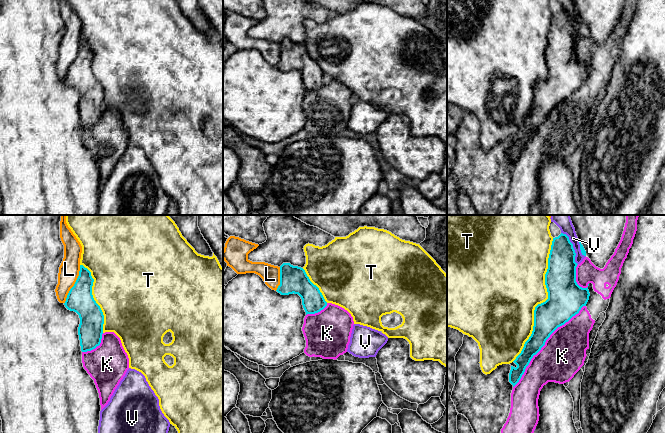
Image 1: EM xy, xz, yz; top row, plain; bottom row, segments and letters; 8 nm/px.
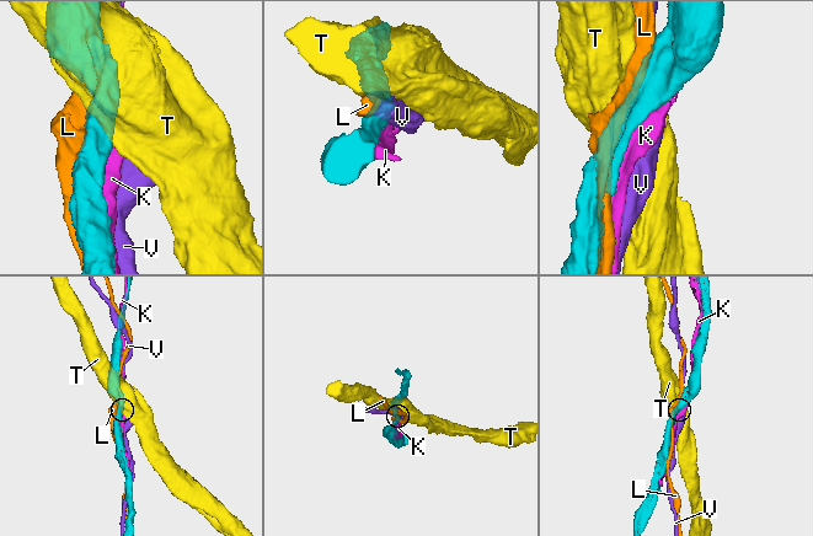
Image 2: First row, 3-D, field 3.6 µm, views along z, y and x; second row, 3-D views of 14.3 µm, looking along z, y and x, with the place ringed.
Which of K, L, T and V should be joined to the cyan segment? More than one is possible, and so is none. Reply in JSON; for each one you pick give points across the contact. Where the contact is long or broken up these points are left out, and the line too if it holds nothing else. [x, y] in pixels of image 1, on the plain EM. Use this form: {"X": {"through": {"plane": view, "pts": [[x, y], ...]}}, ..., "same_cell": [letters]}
{"same_cell": ["K"]}

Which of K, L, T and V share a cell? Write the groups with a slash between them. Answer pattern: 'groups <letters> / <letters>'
groups K / L / T / V

